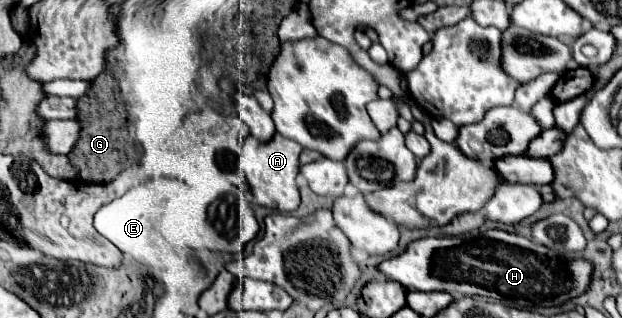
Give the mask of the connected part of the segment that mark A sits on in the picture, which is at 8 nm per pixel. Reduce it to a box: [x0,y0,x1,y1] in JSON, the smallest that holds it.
[239,133,301,211]

